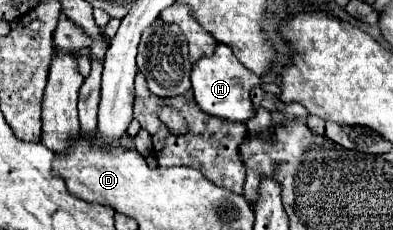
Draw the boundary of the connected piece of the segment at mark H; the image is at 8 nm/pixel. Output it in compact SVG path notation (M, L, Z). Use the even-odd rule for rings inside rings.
M223 43L217 45L213 57L203 57L191 71L191 85L199 109L211 117L219 117L231 123L245 123L249 117L255 115L251 105L251 89L259 83L261 79L251 73Z

